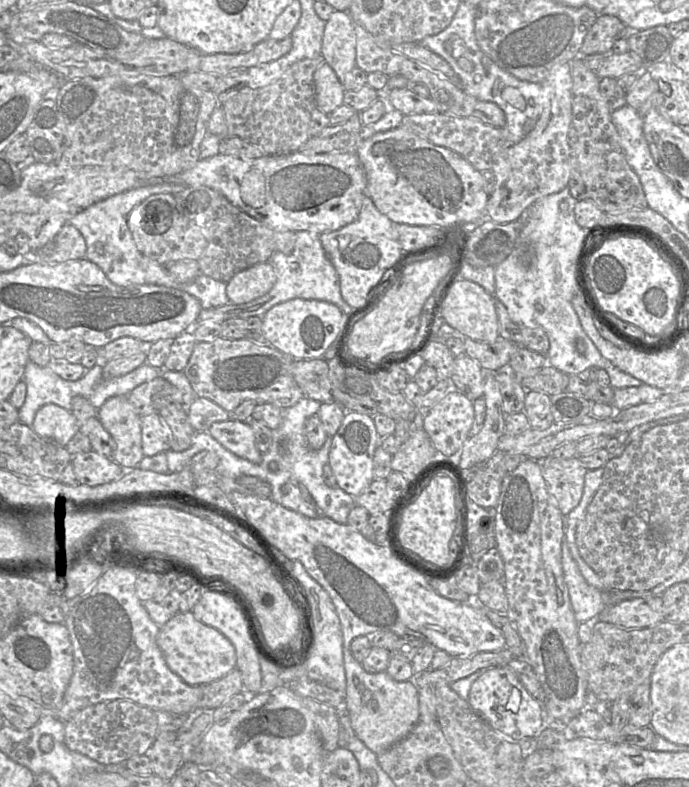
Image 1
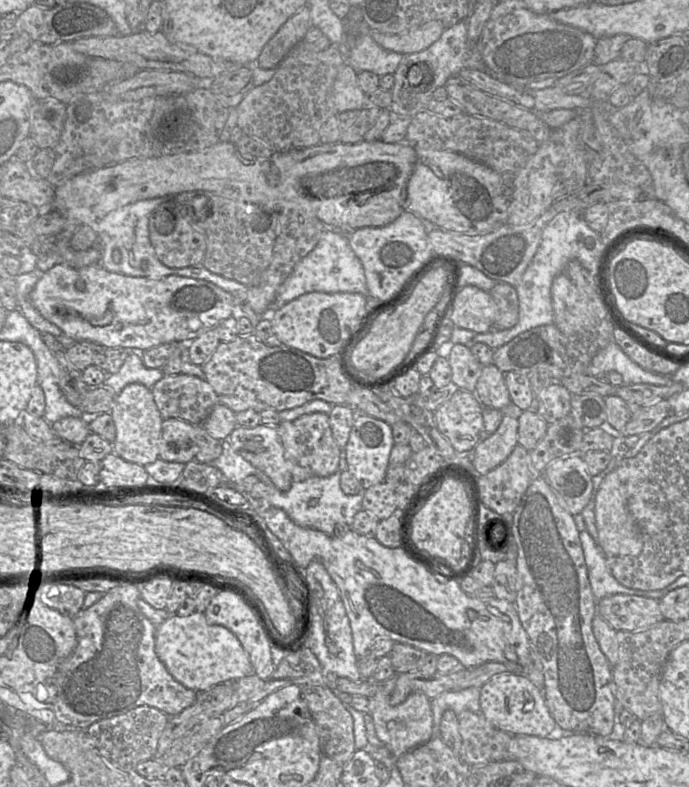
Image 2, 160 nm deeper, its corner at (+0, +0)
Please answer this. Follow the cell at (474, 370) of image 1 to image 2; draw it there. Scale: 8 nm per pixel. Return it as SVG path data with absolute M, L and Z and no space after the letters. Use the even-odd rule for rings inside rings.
M494 364L483 366L474 393L484 407L502 410L512 402L504 373Z

